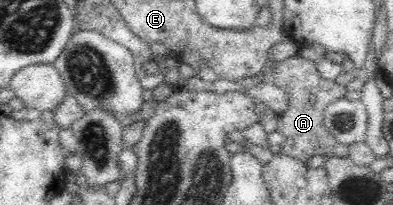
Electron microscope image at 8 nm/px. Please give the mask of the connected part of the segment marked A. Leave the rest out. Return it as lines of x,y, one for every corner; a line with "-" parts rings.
300,53
295,55
295,57
289,57
283,62
278,63
277,67
275,67
275,73
271,75
269,82
272,85
279,87
279,90
285,91
287,98
289,98
289,107
287,107
287,110
283,111
283,113
279,114
277,117
276,131
283,133
283,137
285,137
285,142
280,145
281,153
304,162
307,162
307,159
313,157
313,155
347,157
347,146
339,144
324,127
325,109
327,109
331,103
335,103
335,101
349,96
345,86
339,85
335,80
325,80
324,78
321,78
321,75
317,70
317,63
303,57

